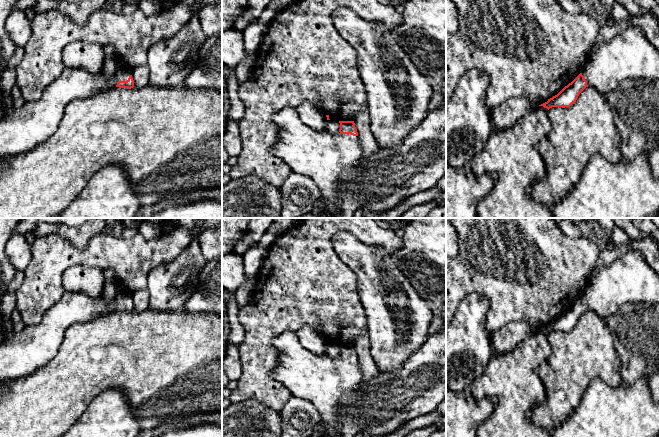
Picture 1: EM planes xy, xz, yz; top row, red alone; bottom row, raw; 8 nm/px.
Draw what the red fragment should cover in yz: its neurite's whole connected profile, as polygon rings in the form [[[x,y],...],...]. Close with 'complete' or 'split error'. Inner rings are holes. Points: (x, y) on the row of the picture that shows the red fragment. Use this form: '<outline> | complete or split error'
[[[629,26],[602,44],[588,60],[582,73],[539,106],[548,110],[570,107],[586,87],[594,87],[606,95],[626,79],[659,79],[659,50],[636,26]]] | split error

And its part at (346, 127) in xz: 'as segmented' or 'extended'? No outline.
extended

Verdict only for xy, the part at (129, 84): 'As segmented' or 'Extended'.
Extended

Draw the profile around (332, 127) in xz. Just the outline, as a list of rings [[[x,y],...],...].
[[[327,120],[325,131],[330,134],[336,134],[339,132],[340,123],[339,121]]]

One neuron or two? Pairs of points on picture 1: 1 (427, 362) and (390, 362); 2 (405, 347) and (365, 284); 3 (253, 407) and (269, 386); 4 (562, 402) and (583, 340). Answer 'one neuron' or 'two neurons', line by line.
1: two neurons
2: one neuron
3: two neurons
4: one neuron

